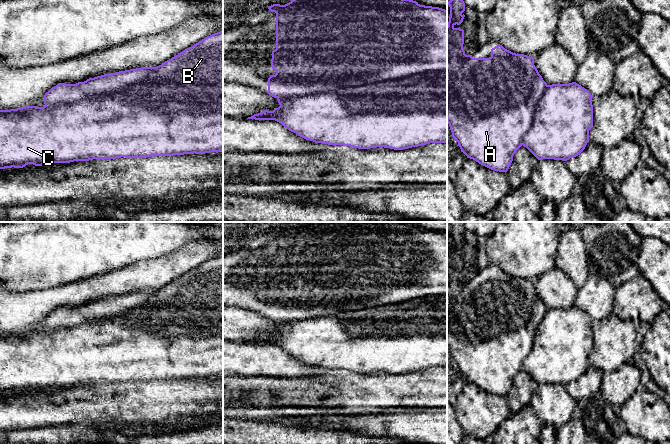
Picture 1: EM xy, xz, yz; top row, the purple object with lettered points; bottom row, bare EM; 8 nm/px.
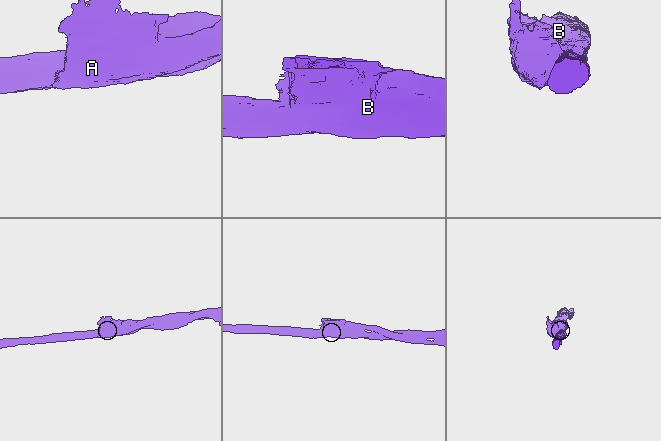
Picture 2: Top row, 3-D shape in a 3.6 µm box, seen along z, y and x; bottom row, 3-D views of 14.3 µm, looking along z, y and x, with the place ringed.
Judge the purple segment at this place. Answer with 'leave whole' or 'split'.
split

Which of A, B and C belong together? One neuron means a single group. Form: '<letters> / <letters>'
A / B C

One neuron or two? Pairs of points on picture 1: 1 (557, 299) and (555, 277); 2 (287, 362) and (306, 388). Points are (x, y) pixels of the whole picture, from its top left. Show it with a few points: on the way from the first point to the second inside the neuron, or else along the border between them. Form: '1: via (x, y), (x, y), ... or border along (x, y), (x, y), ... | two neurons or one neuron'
1: via (557, 294), (555, 282) | one neuron
2: border along (316, 367), (310, 375), (274, 377) | two neurons

